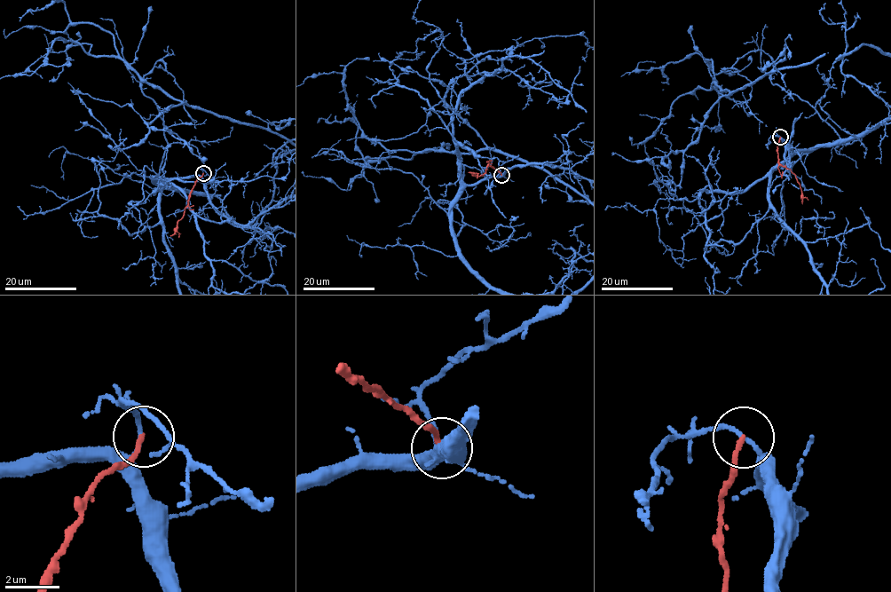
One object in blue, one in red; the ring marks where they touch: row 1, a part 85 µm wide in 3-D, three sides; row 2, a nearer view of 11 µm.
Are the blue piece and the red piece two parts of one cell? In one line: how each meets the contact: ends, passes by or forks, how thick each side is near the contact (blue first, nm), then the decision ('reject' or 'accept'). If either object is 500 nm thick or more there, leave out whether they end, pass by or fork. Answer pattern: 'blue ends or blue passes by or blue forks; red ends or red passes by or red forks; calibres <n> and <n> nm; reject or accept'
blue passes by; red ends; calibres 130 and 170 nm; reject

